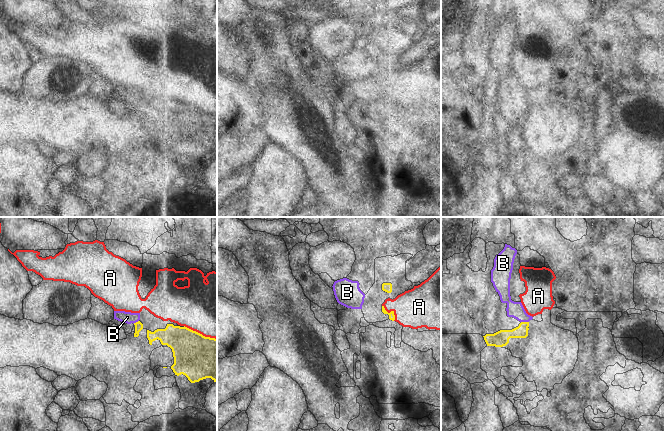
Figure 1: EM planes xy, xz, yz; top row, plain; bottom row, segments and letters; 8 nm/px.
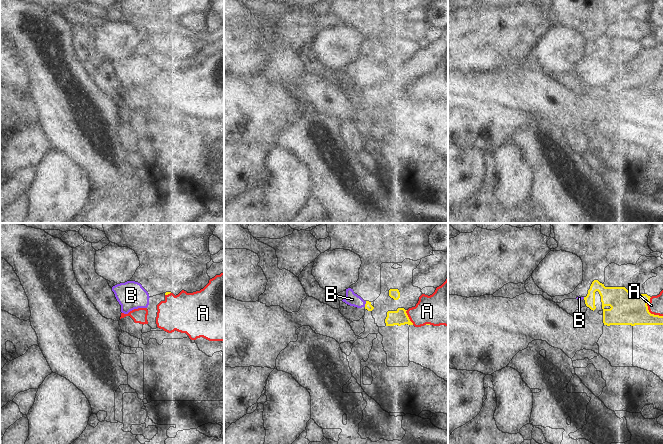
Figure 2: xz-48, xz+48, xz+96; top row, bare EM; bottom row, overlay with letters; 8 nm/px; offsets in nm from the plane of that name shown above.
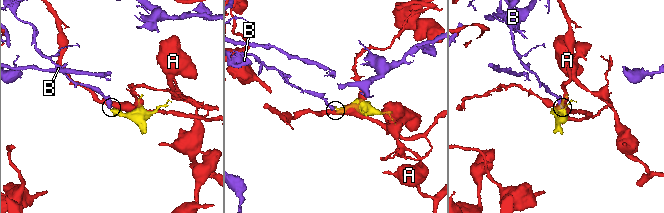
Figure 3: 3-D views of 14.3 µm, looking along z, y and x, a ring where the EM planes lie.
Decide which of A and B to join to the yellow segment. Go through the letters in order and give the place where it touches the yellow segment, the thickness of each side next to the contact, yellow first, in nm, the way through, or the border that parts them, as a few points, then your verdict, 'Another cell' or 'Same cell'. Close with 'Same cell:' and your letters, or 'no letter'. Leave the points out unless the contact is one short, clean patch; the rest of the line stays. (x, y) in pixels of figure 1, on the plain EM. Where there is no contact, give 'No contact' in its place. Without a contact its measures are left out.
A: Touches yellow at xy (199, 109). Thickness 360 nm (yellow) against 460 nm. Another cell
B: Touches yellow at yz (525, 98). Thickness 130 nm (yellow) against 130 nm. Path across: yz (501, 114), (515, 109), (525, 98), (516, 86). Same cell
Same cell: B

